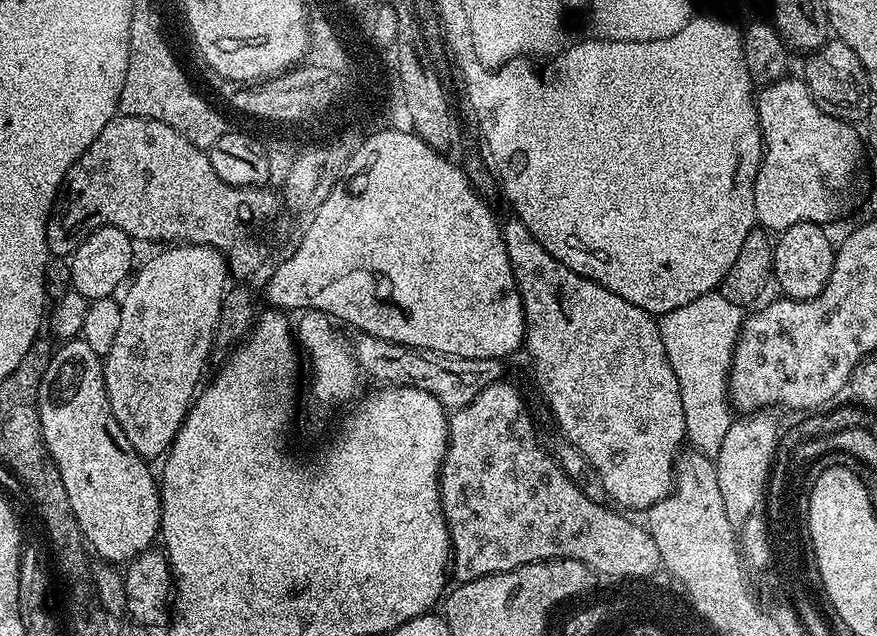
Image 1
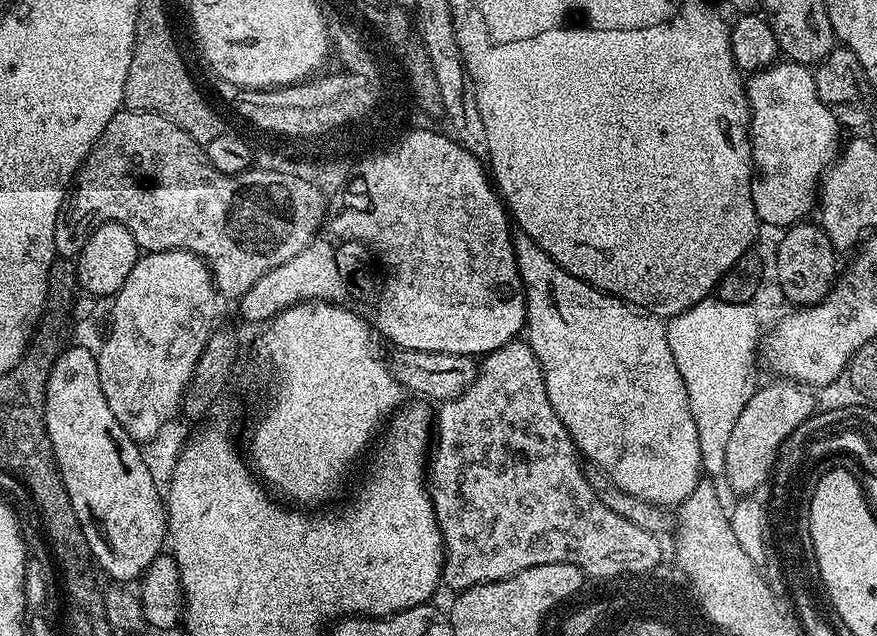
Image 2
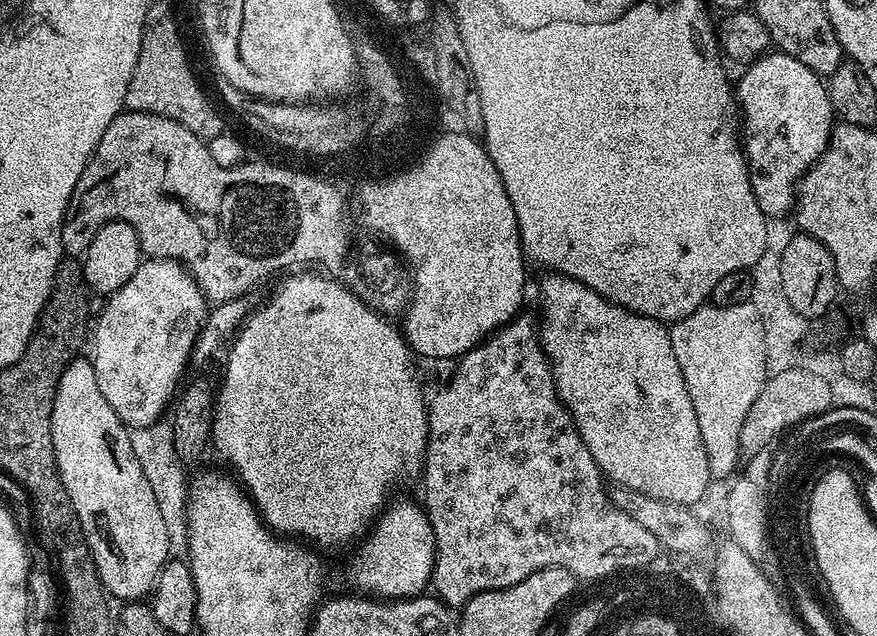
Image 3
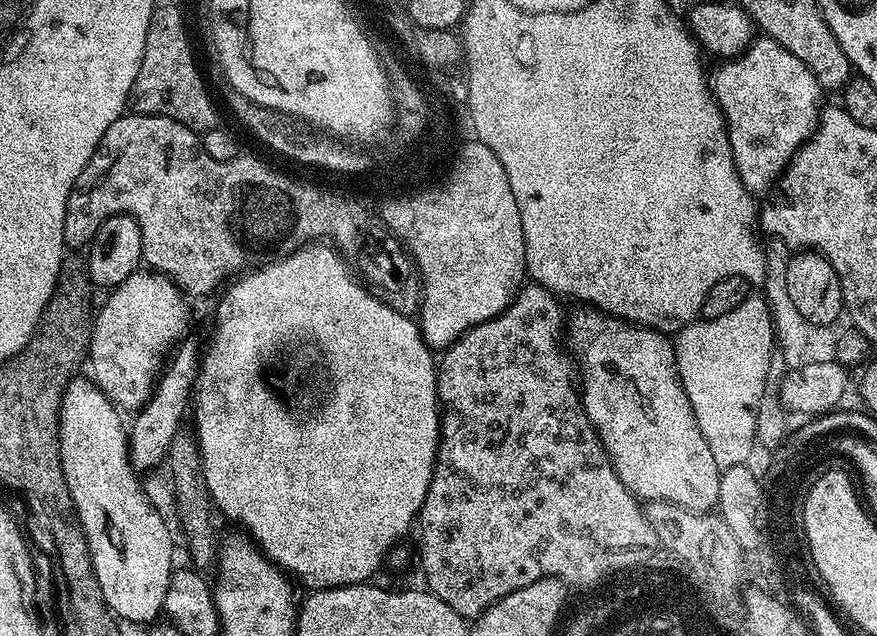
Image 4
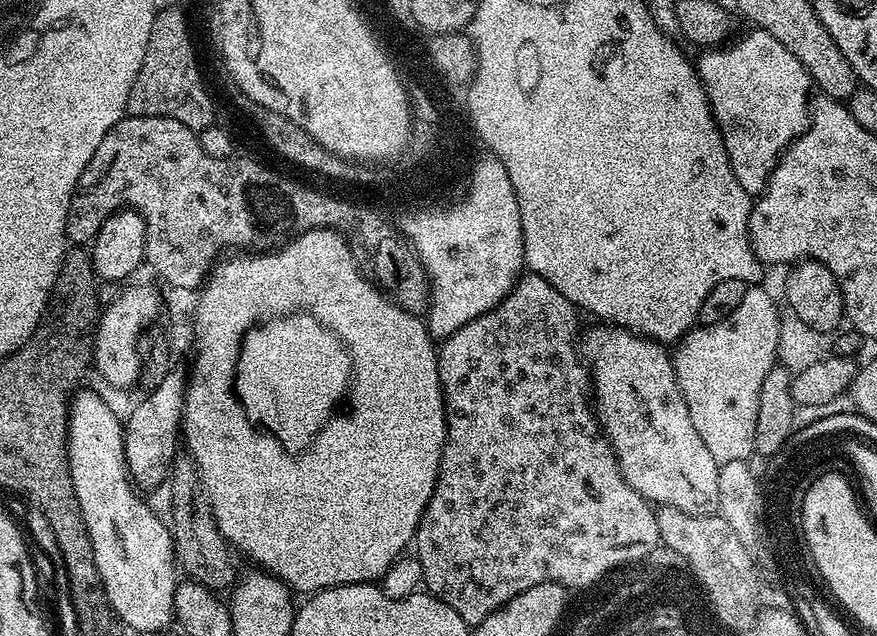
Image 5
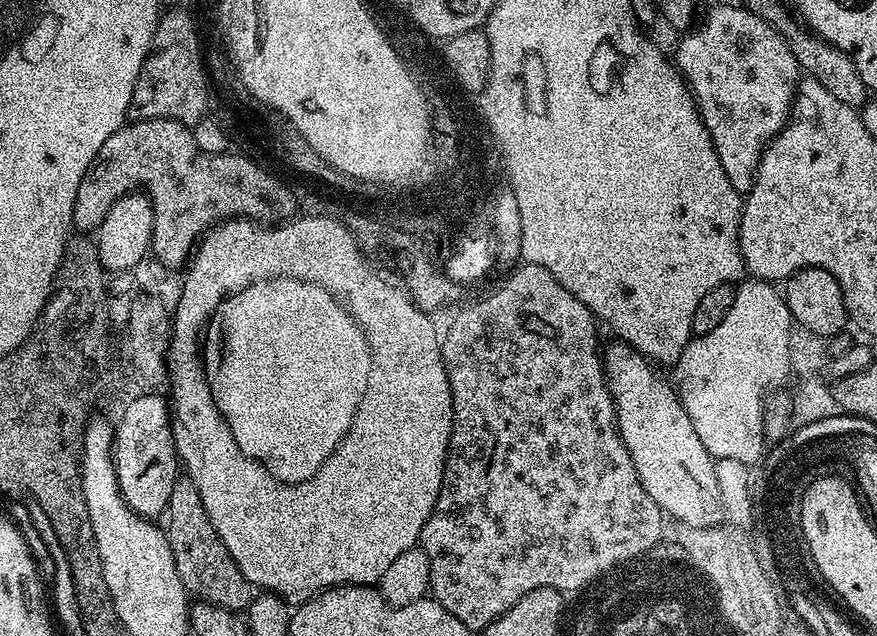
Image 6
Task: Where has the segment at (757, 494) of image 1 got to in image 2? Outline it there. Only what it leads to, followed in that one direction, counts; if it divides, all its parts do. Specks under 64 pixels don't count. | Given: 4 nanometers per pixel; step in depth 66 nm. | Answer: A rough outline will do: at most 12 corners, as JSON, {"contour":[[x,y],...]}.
{"contour":[[773,379],[746,402],[724,480],[752,494],[781,443],[817,411],[817,393]]}

